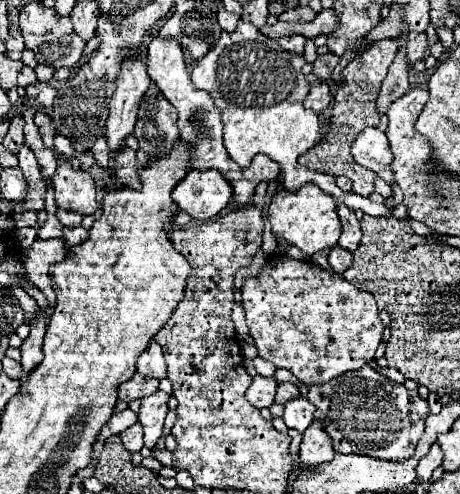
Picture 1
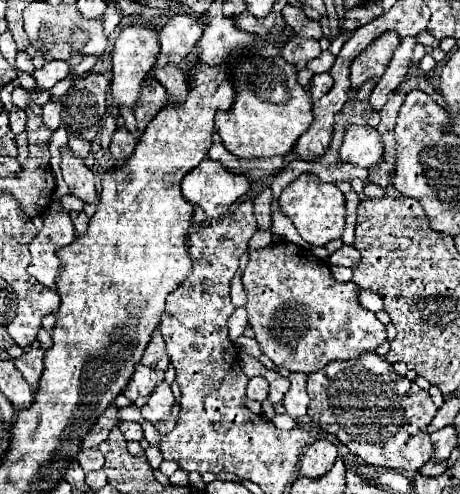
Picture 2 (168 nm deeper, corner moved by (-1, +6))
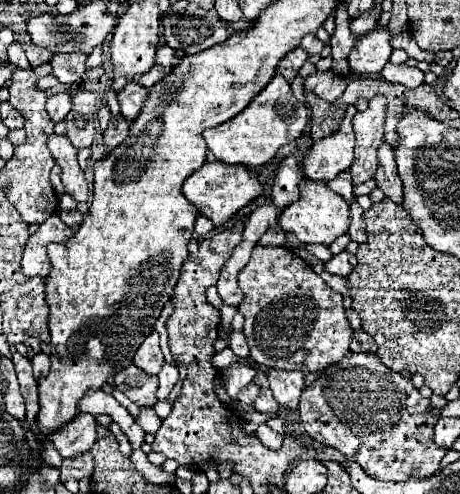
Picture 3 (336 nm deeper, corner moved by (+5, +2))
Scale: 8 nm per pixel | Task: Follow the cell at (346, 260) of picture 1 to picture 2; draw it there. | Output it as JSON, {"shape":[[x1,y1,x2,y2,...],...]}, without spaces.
{"shape":[[342,245,338,251,330,255,332,265,344,265,344,267,356,267,360,263,360,253,352,245]]}

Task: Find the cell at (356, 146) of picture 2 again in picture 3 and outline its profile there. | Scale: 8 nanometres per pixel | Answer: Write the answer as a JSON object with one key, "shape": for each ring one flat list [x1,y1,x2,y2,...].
{"shape":[[348,107,344,121,340,123,340,131,332,137,316,141,310,151,302,157,302,171,308,179,330,181,338,173,350,169,354,161,354,131,352,117,356,109]]}

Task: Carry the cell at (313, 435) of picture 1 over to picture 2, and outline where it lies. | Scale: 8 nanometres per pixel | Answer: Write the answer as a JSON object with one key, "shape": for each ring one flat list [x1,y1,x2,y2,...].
{"shape":[[328,439,310,443,300,459,300,473,306,477,324,475,336,461,336,447]]}

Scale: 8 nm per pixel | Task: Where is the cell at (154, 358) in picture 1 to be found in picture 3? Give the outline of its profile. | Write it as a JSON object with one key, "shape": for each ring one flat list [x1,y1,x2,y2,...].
{"shape":[[152,331,144,341,142,345,138,347,136,355,134,355,134,361,132,361,136,367,140,367,144,373,148,375,158,375,162,365,164,365,164,355,160,351,160,345,158,345,158,333]]}

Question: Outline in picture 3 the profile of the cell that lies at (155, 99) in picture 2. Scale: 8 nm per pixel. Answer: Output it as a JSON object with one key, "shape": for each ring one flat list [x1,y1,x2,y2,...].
{"shape":[[130,81,120,93,118,93,118,101,120,101,120,111,128,121,134,121,134,117,138,115,138,111,142,109,142,101,146,99,148,89,138,85,136,81]]}

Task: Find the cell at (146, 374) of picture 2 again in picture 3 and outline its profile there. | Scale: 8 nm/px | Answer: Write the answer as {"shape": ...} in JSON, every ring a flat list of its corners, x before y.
{"shape":[[130,365,122,369,114,377,114,385,136,405,144,407,154,407,156,405,156,389,158,389,158,377,146,375,142,369,136,365]]}

